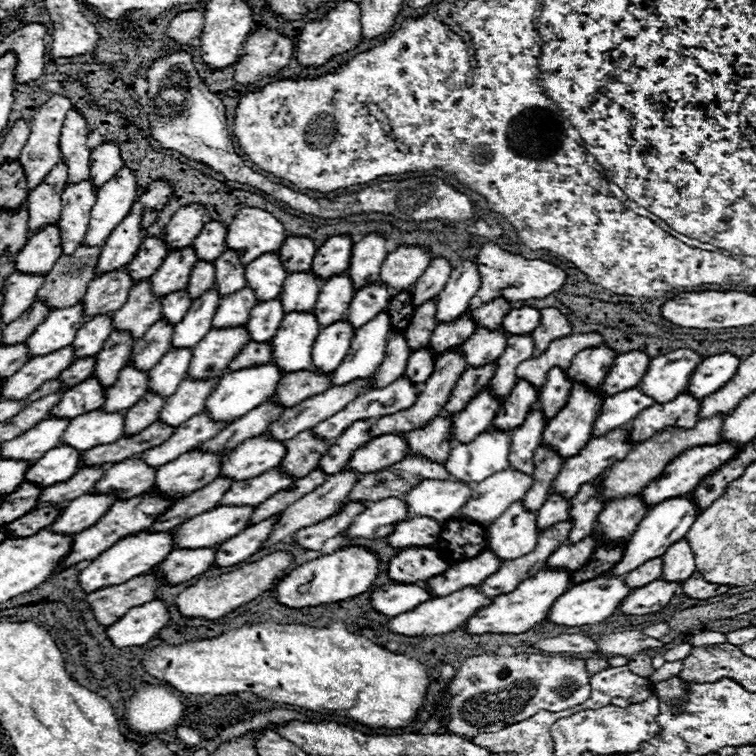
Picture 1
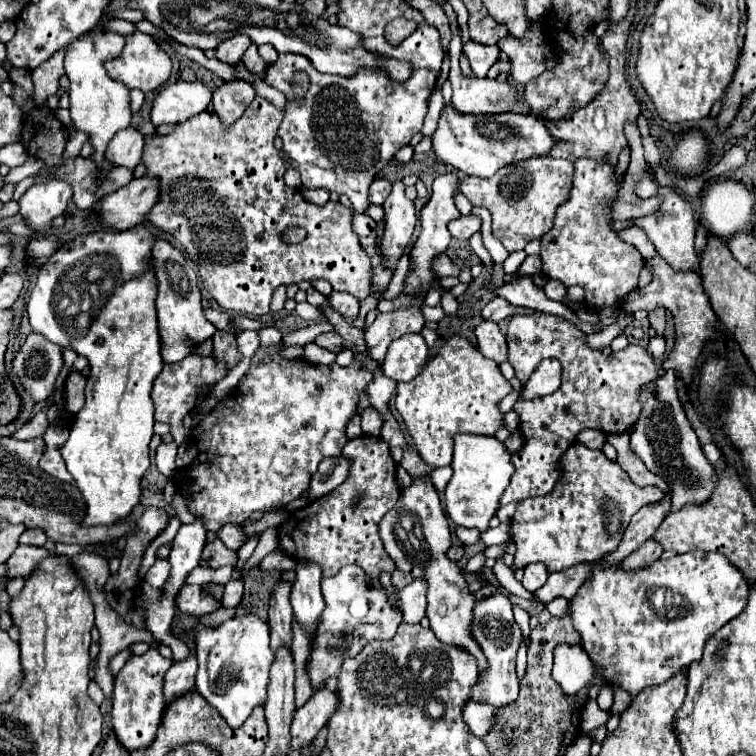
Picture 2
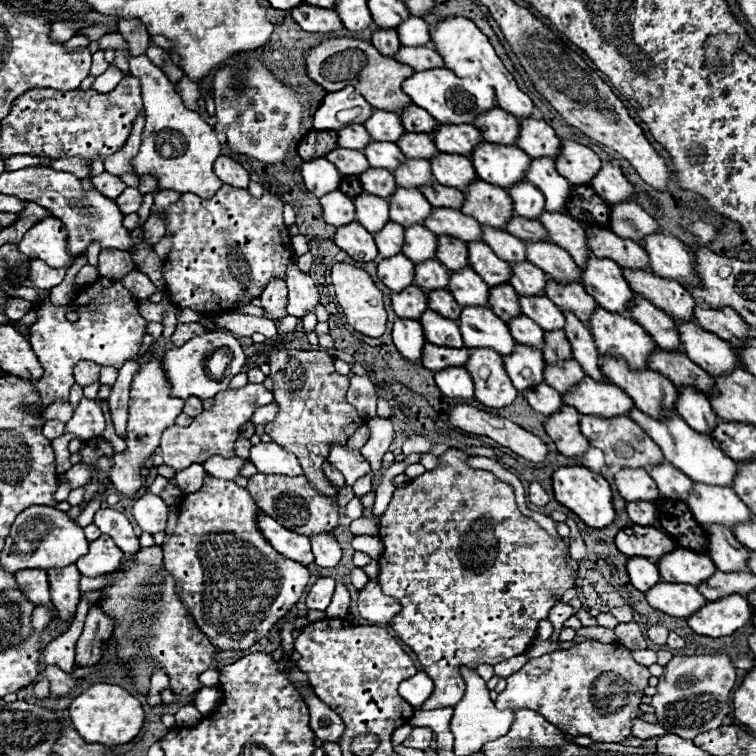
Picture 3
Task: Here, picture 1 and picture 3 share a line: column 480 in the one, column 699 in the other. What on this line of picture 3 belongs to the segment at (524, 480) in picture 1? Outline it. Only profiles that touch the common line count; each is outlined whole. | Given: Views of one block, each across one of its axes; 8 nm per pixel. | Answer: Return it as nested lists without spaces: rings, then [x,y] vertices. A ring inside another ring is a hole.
[[[694,482],[686,504],[696,522],[702,526],[722,524],[726,528],[732,528],[734,524],[752,518],[750,510],[728,486],[704,486],[704,482]]]

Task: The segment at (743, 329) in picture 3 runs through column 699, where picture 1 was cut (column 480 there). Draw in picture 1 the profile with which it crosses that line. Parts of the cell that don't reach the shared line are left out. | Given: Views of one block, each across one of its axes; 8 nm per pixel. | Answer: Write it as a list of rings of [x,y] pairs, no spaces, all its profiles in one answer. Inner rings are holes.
[[[494,298],[488,304],[482,304],[480,308],[472,310],[472,316],[478,326],[486,326],[486,328],[494,330],[494,328],[502,326],[502,320],[510,310],[512,310],[512,306],[506,298]]]

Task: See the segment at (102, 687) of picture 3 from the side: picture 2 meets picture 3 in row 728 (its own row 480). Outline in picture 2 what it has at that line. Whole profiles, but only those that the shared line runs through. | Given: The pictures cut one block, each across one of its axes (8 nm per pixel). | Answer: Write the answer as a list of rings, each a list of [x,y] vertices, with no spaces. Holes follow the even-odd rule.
[[[140,224],[134,226],[130,230],[124,232],[110,232],[110,230],[96,230],[84,236],[76,236],[68,242],[64,242],[40,268],[38,272],[38,280],[36,286],[30,292],[30,298],[26,302],[26,310],[28,310],[28,318],[30,318],[30,326],[34,332],[44,334],[50,342],[62,346],[62,348],[72,348],[78,356],[84,356],[88,360],[88,368],[90,374],[86,378],[86,404],[84,408],[76,414],[76,420],[70,428],[70,438],[68,442],[60,448],[62,458],[66,462],[68,472],[74,476],[76,486],[80,488],[84,500],[86,500],[86,518],[84,518],[84,526],[92,526],[92,524],[108,524],[112,526],[116,520],[130,516],[132,508],[140,502],[140,480],[144,476],[144,472],[150,466],[150,438],[152,438],[152,426],[154,426],[154,404],[150,398],[152,392],[152,382],[156,380],[156,376],[162,372],[162,356],[160,356],[160,334],[158,334],[158,320],[156,320],[156,276],[154,276],[154,268],[152,268],[152,246],[154,246],[156,238]]]

